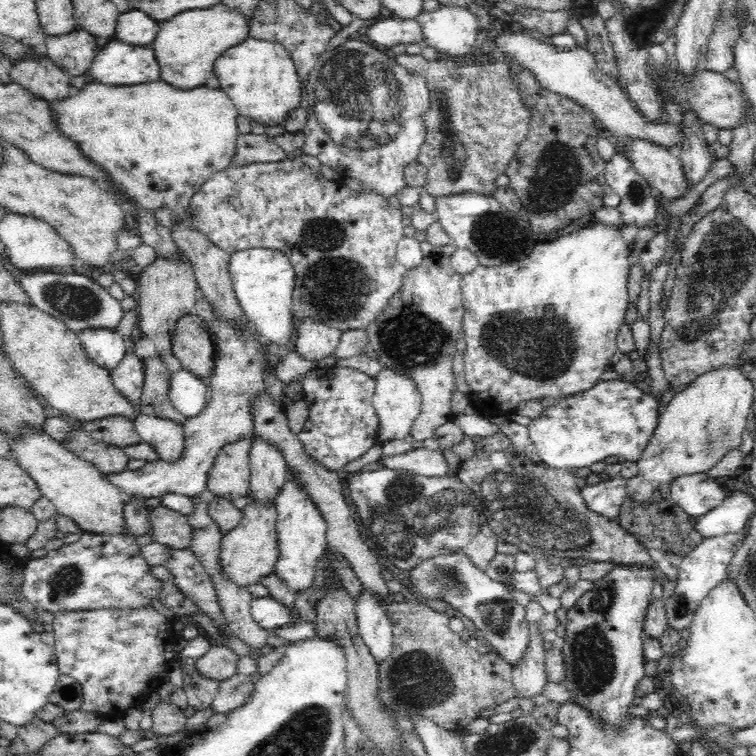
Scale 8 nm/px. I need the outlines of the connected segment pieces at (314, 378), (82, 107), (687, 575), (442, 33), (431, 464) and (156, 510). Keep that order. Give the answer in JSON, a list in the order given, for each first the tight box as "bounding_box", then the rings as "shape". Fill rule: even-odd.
[{"bounding_box":[297,366,379,472],"shape":[[[316,366],[297,379],[303,388],[303,399],[309,406],[308,420],[297,437],[308,455],[332,472],[342,470],[345,464],[356,460],[374,446],[379,430],[379,417],[372,404],[375,377],[345,366]]]},{"bounding_box":[49,80,240,229],"shape":[[[164,80],[134,87],[109,87],[93,81],[80,85],[77,96],[54,100],[49,105],[57,131],[76,142],[84,158],[105,172],[106,180],[94,180],[94,183],[117,200],[130,222],[145,212],[169,229],[182,224],[191,199],[204,182],[232,164],[240,136],[236,123],[239,113],[232,100],[220,89],[206,85],[180,92]]]},{"bounding_box":[665,531,745,631],"shape":[[[742,531],[715,539],[703,540],[692,552],[688,552],[687,556],[683,556],[677,577],[678,585],[676,585],[675,592],[665,604],[667,622],[671,630],[679,631],[691,626],[702,600],[708,597],[708,594],[716,585],[721,584],[722,578],[728,571],[728,564],[732,561],[745,536],[745,532]]]},{"bounding_box":[415,3,478,59],"shape":[[[440,3],[437,10],[415,18],[421,24],[421,40],[438,50],[440,59],[460,59],[472,52],[478,19],[462,5]]]},{"bounding_box":[382,447,448,477],"shape":[[[427,447],[409,450],[406,454],[382,456],[383,466],[392,470],[407,470],[427,477],[446,476],[448,461],[443,451],[432,451]]]},{"bounding_box":[147,504,193,549],"shape":[[[160,504],[151,509],[147,522],[154,543],[172,549],[191,549],[193,529],[186,515]]]}]

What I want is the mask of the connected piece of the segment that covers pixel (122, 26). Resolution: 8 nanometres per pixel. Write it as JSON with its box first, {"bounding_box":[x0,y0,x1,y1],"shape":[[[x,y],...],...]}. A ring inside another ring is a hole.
{"bounding_box":[113,8,160,47],"shape":[[[131,8],[130,12],[121,13],[117,18],[116,32],[113,36],[130,47],[147,46],[156,38],[159,28],[160,23],[149,18],[144,11]]]}

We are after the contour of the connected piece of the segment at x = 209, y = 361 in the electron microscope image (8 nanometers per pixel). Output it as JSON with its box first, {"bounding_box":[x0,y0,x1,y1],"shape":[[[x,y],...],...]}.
{"bounding_box":[171,312,215,380],"shape":[[[194,312],[180,318],[171,338],[171,343],[173,355],[181,362],[183,369],[204,380],[214,371],[215,345],[213,344],[212,336],[208,334],[206,326],[199,321]]]}

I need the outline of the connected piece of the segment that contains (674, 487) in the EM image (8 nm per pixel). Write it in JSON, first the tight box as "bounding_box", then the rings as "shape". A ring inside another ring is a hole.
{"bounding_box":[668,472,726,519],"shape":[[[704,472],[697,476],[691,473],[680,473],[669,481],[668,498],[693,519],[704,516],[726,497],[726,492],[716,479]]]}

